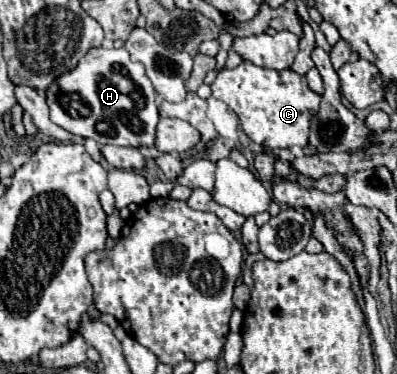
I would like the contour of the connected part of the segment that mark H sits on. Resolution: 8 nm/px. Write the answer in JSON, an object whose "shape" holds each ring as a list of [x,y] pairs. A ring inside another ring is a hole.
{"shape":[[[97,48],[89,50],[89,58],[77,66],[77,70],[71,70],[69,74],[63,74],[53,82],[53,86],[45,92],[47,104],[51,110],[51,120],[65,128],[71,134],[83,136],[83,138],[93,138],[99,146],[131,146],[131,148],[151,148],[155,144],[155,128],[159,122],[159,110],[157,110],[157,94],[153,90],[151,80],[145,74],[145,66],[133,64],[129,58],[129,52],[125,48]],[[99,122],[109,122],[111,130],[99,132],[97,124]]]}

